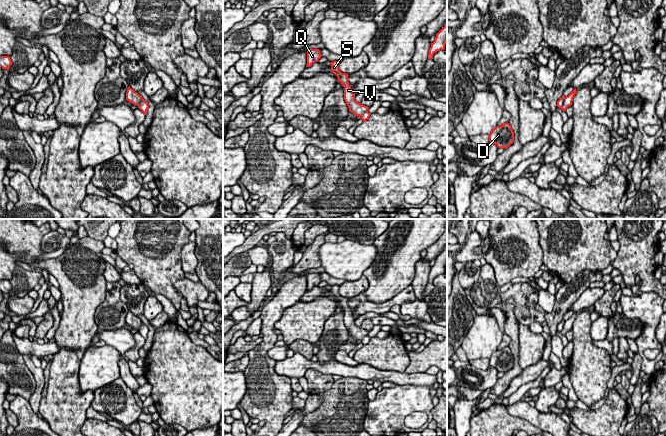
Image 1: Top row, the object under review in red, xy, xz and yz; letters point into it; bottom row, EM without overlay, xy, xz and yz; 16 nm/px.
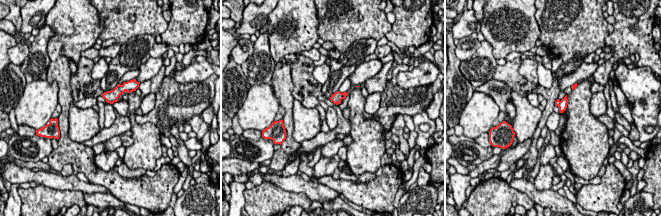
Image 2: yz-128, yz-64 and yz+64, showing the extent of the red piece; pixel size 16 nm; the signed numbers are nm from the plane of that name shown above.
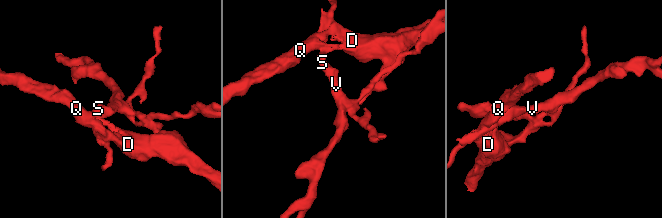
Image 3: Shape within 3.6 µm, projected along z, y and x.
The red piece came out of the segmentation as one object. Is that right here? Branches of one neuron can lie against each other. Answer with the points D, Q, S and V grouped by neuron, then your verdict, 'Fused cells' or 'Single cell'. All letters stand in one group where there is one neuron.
Groups: D Q / S V. Fused cells

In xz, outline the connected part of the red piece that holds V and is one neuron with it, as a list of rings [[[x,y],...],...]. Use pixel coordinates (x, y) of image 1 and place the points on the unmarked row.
[[[339,285],[331,286],[331,294],[337,300],[338,306],[340,306],[344,311],[344,324],[349,332],[349,335],[352,336],[355,341],[362,340],[368,335],[369,331],[362,329],[355,324],[355,318],[348,306],[349,299],[342,297],[339,294]]]

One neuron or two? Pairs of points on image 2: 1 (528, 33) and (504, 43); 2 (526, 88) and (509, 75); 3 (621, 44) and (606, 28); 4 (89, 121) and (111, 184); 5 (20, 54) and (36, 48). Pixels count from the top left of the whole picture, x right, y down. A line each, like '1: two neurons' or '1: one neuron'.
1: one neuron
2: one neuron
3: two neurons
4: two neurons
5: two neurons

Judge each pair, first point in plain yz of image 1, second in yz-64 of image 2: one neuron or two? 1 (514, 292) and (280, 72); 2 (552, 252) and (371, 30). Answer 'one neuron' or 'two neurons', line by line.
1: two neurons
2: one neuron

